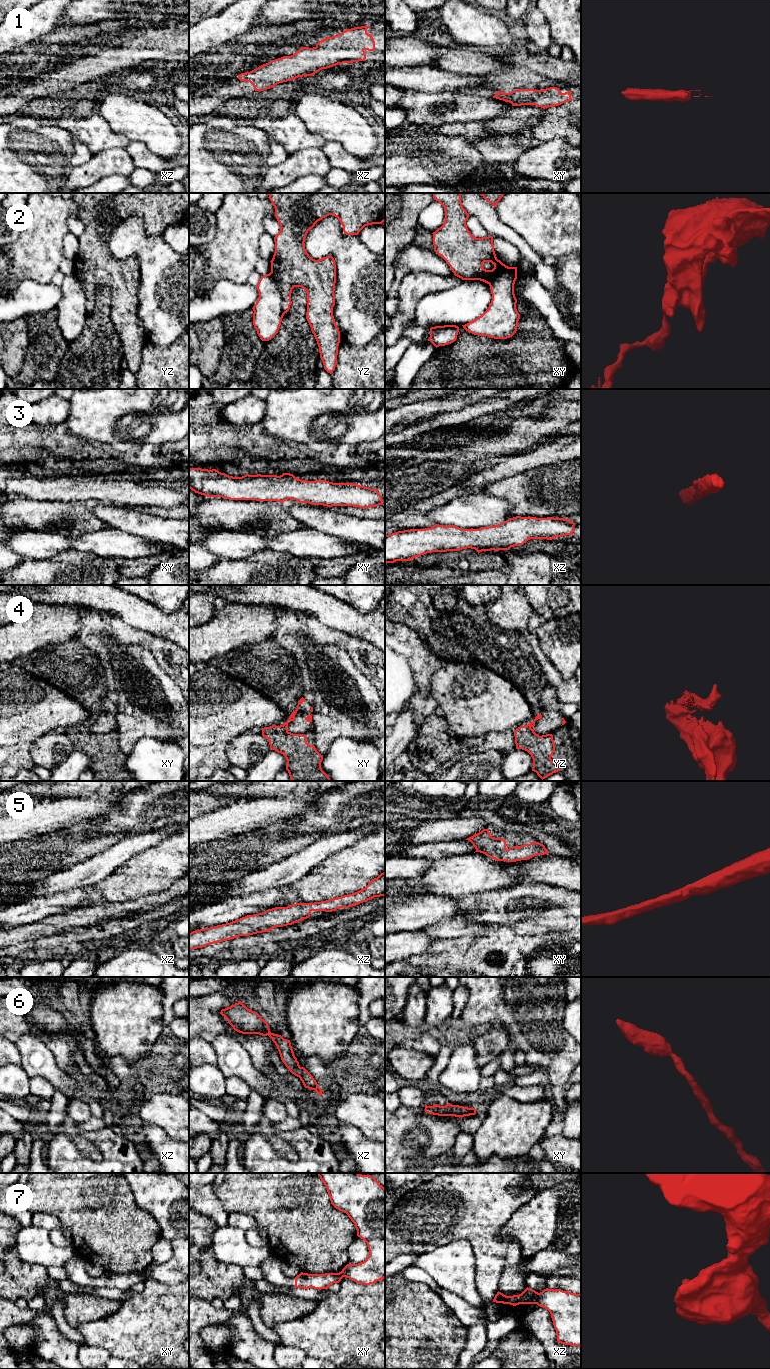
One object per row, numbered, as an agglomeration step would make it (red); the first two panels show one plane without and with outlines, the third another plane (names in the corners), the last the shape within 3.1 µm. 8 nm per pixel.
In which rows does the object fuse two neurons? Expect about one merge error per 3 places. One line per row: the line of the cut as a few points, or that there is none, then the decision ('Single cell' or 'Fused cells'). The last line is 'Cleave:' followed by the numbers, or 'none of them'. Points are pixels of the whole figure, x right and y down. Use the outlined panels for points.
1: No split. Single cell
2: Split along yz (270, 272), (278, 288), (281, 308), (284, 313). Fused cells
3: No split. Single cell
4: Split along xy (283, 724), (287, 731). Fused cells
5: No split. Single cell
6: No split. Single cell
7: Split along xz (538, 1293), (536, 1303). Fused cells
Cleave: 2, 4, 7

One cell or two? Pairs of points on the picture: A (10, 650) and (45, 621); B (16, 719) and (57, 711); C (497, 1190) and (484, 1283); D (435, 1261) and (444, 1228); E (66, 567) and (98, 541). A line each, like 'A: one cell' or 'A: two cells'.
A: one cell
B: one cell
C: one cell
D: two cells
E: two cells

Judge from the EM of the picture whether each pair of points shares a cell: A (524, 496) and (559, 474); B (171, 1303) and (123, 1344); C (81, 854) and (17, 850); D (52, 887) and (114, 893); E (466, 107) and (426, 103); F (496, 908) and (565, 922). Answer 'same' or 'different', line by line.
A: same
B: same
C: same
D: different
E: same
F: same

